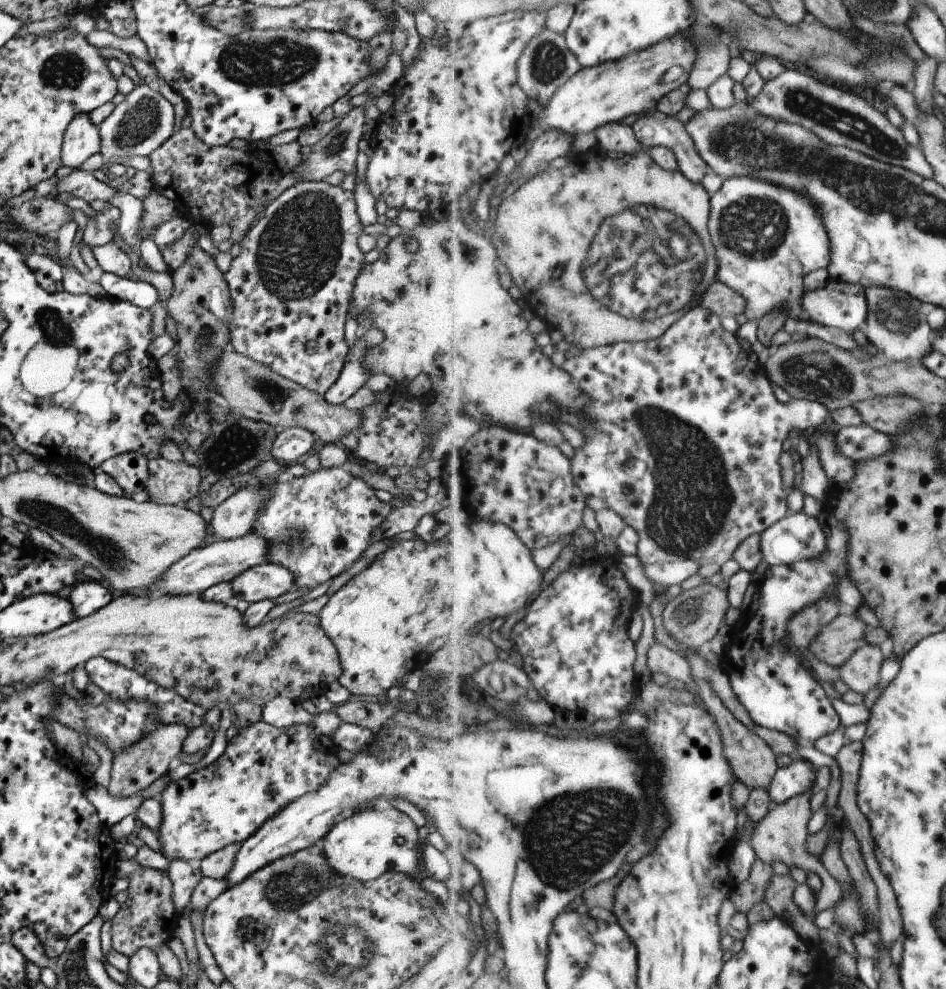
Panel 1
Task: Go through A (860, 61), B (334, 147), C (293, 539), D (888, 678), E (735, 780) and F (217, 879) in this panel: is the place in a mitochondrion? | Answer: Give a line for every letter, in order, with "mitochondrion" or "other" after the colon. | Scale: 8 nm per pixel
A: other
B: mitochondrion
C: mitochondrion
D: other
E: other
F: other

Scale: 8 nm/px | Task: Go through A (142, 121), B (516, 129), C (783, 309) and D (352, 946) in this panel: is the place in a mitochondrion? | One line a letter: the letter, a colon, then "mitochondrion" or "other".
A: mitochondrion
B: other
C: other
D: mitochondrion

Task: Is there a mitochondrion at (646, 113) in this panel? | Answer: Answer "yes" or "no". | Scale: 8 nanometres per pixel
no

